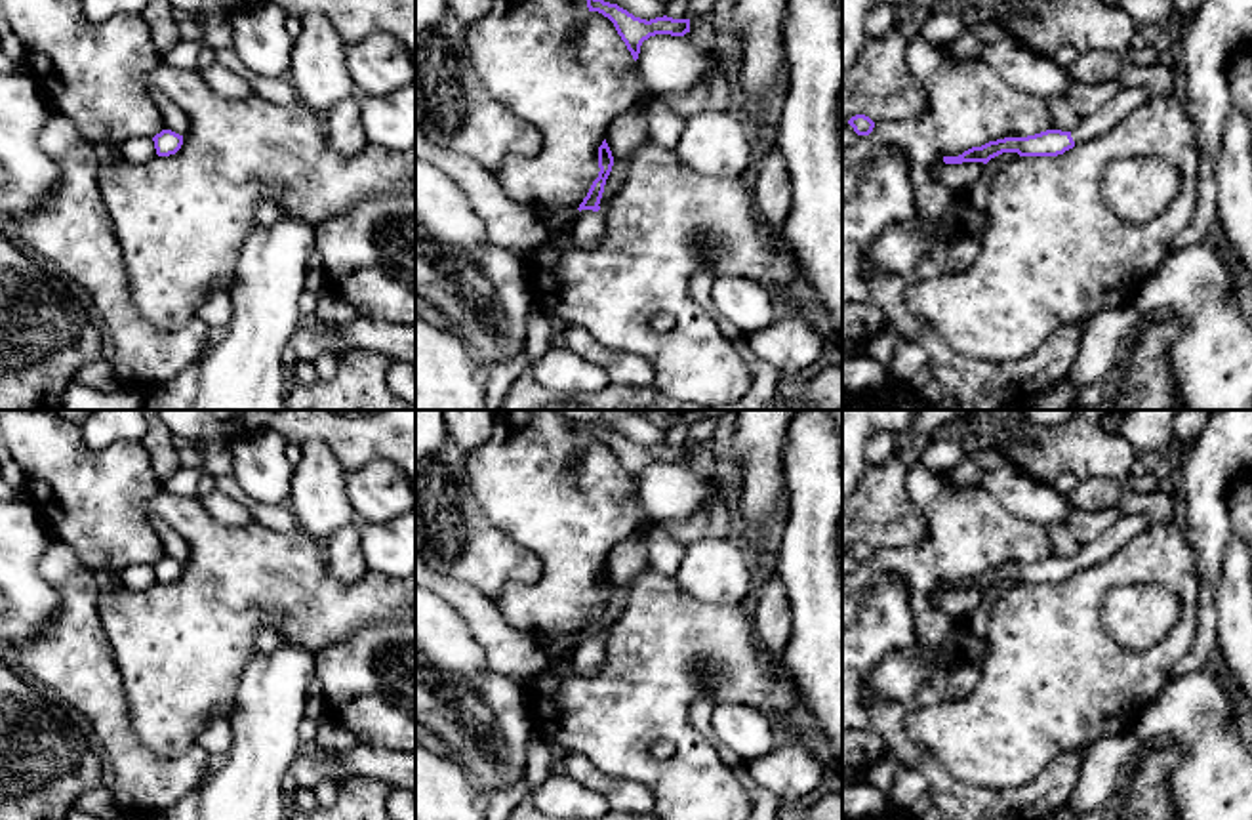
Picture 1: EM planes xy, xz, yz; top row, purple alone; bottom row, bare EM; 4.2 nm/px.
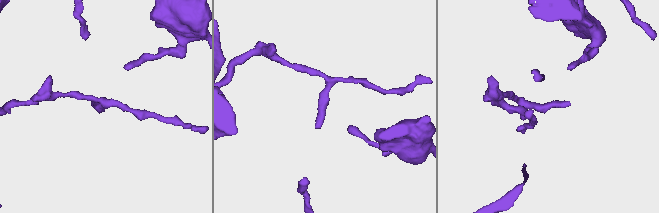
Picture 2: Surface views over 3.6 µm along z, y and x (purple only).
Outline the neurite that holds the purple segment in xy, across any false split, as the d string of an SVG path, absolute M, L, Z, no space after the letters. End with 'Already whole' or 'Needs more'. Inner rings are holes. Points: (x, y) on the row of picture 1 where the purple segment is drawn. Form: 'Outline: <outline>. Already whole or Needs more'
Outline: M162 130L152 137L154 149L158 156L170 156L175 154L181 145L183 145L183 135L172 132L172 130Z. Already whole

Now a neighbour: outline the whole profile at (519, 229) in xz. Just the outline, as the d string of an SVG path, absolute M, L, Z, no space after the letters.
M417 122L415 158L450 175L465 191L471 206L482 217L490 242L503 246L522 263L547 238L549 229L535 210L509 198L495 175L476 160L427 141Z

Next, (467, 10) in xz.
M446 0L452 13L463 23L478 21L492 8L494 0Z

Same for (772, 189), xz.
M776 147L762 158L751 193L762 227L776 236L781 235L791 212L791 175Z

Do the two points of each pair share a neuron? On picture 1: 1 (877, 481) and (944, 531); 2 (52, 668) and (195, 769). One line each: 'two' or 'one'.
1: two
2: one

